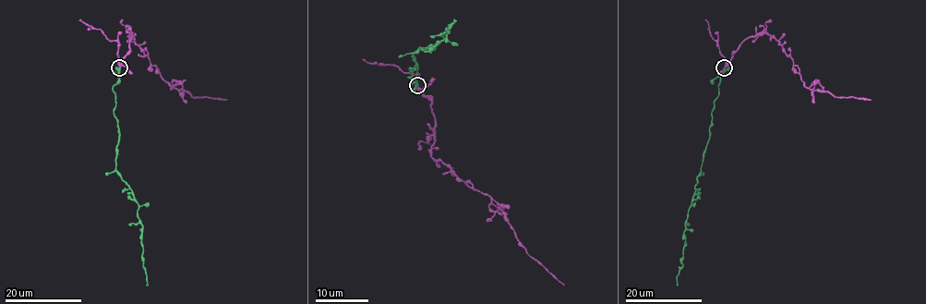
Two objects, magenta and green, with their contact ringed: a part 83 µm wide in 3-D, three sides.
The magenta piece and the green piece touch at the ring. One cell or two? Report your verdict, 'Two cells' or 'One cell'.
One cell

